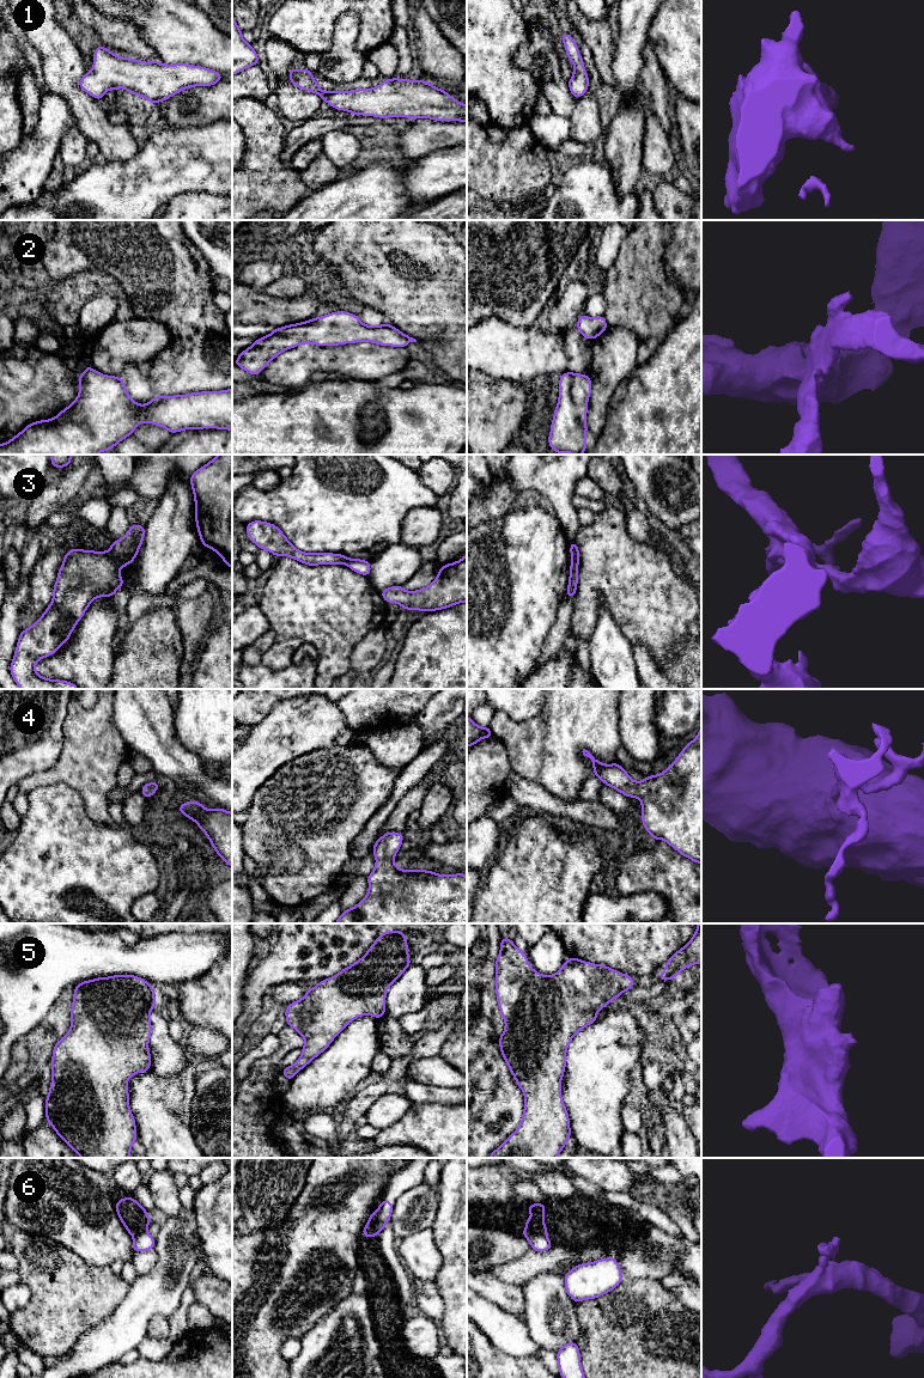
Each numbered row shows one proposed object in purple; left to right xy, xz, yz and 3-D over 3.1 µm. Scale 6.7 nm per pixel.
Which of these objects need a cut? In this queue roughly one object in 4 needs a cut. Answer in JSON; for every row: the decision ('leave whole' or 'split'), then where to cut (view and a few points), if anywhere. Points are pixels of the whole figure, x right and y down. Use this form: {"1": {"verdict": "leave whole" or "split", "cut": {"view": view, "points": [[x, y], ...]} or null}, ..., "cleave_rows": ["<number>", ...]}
{"1": {"verdict": "leave whole", "cut": null}, "2": {"verdict": "leave whole", "cut": null}, "3": {"verdict": "split", "cut": {"view": "xy", "points": [[109, 550], [117, 567]]}}, "4": {"verdict": "leave whole", "cut": null}, "5": {"verdict": "leave whole", "cut": null}, "6": {"verdict": "split", "cut": {"view": "xz", "points": [[376, 1211], [376, 1220], [372, 1229], [376, 1235]]}}, "cleave_rows": ["3", "6"]}

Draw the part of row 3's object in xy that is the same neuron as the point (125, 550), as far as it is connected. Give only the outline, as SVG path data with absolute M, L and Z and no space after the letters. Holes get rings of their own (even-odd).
M133 524L127 533L117 541L113 541L109 551L111 553L117 568L132 565L136 557L145 537L145 526Z

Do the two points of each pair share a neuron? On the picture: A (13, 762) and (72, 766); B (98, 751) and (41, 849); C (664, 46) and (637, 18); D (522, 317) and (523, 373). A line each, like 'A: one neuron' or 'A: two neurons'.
A: two neurons
B: two neurons
C: two neurons
D: two neurons

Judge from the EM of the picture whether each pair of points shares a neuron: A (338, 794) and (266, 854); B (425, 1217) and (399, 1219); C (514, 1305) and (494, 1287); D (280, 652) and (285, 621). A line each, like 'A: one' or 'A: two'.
A: one
B: one
C: one
D: one

